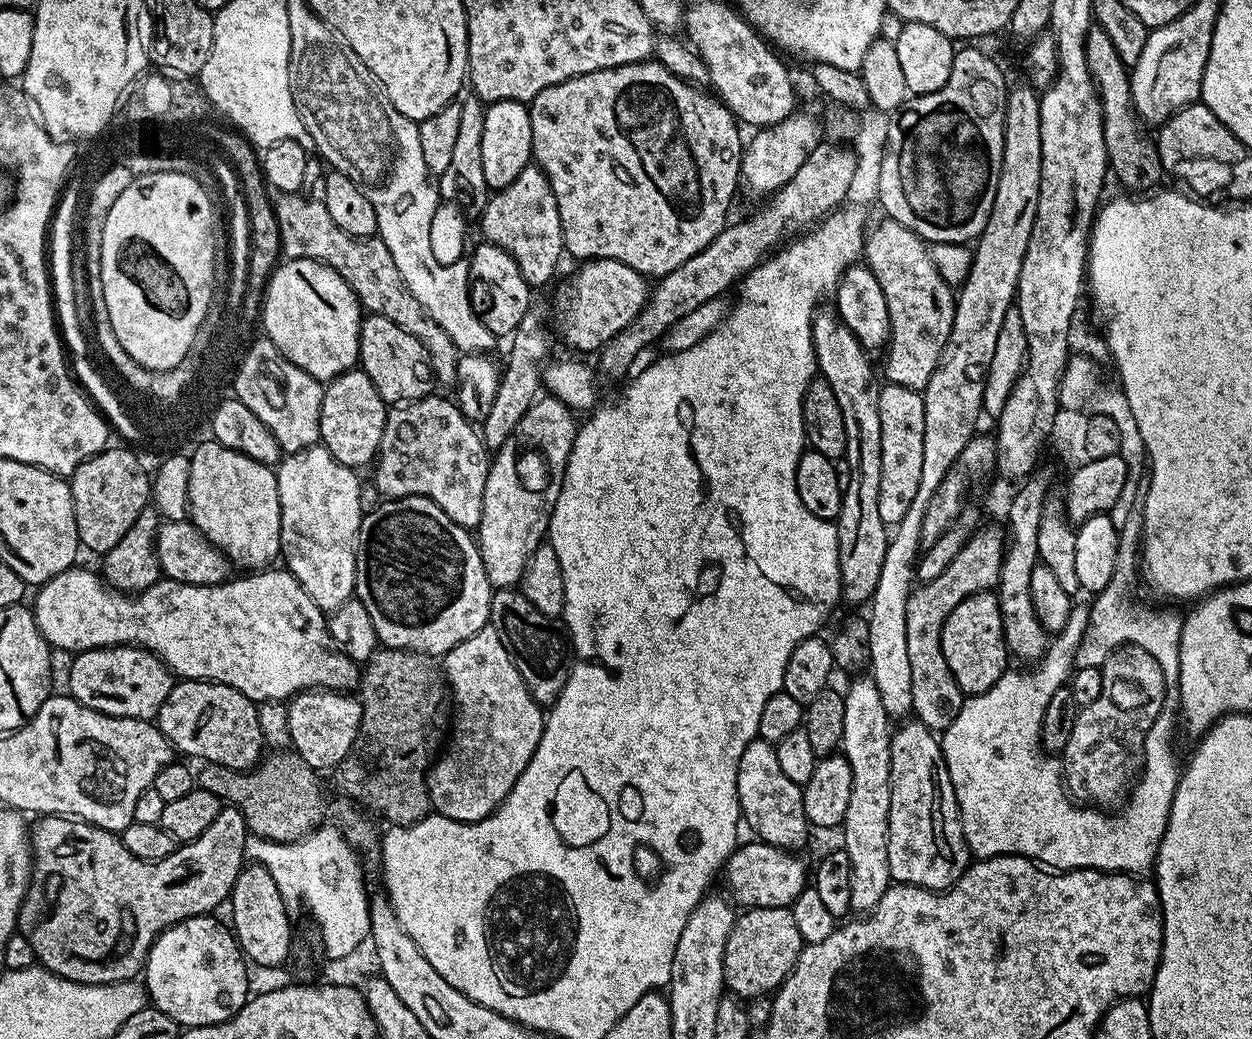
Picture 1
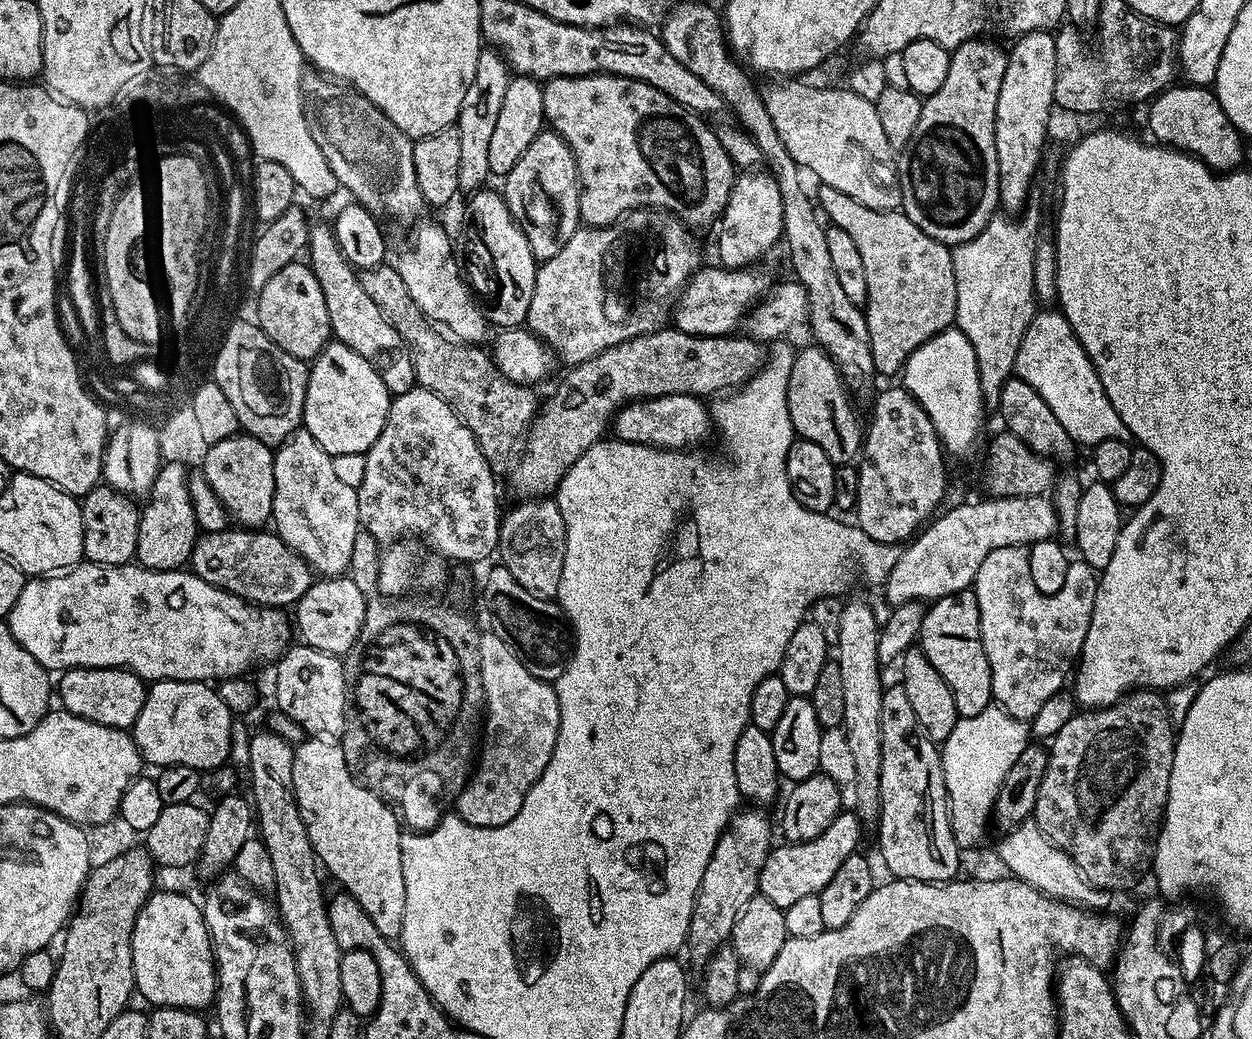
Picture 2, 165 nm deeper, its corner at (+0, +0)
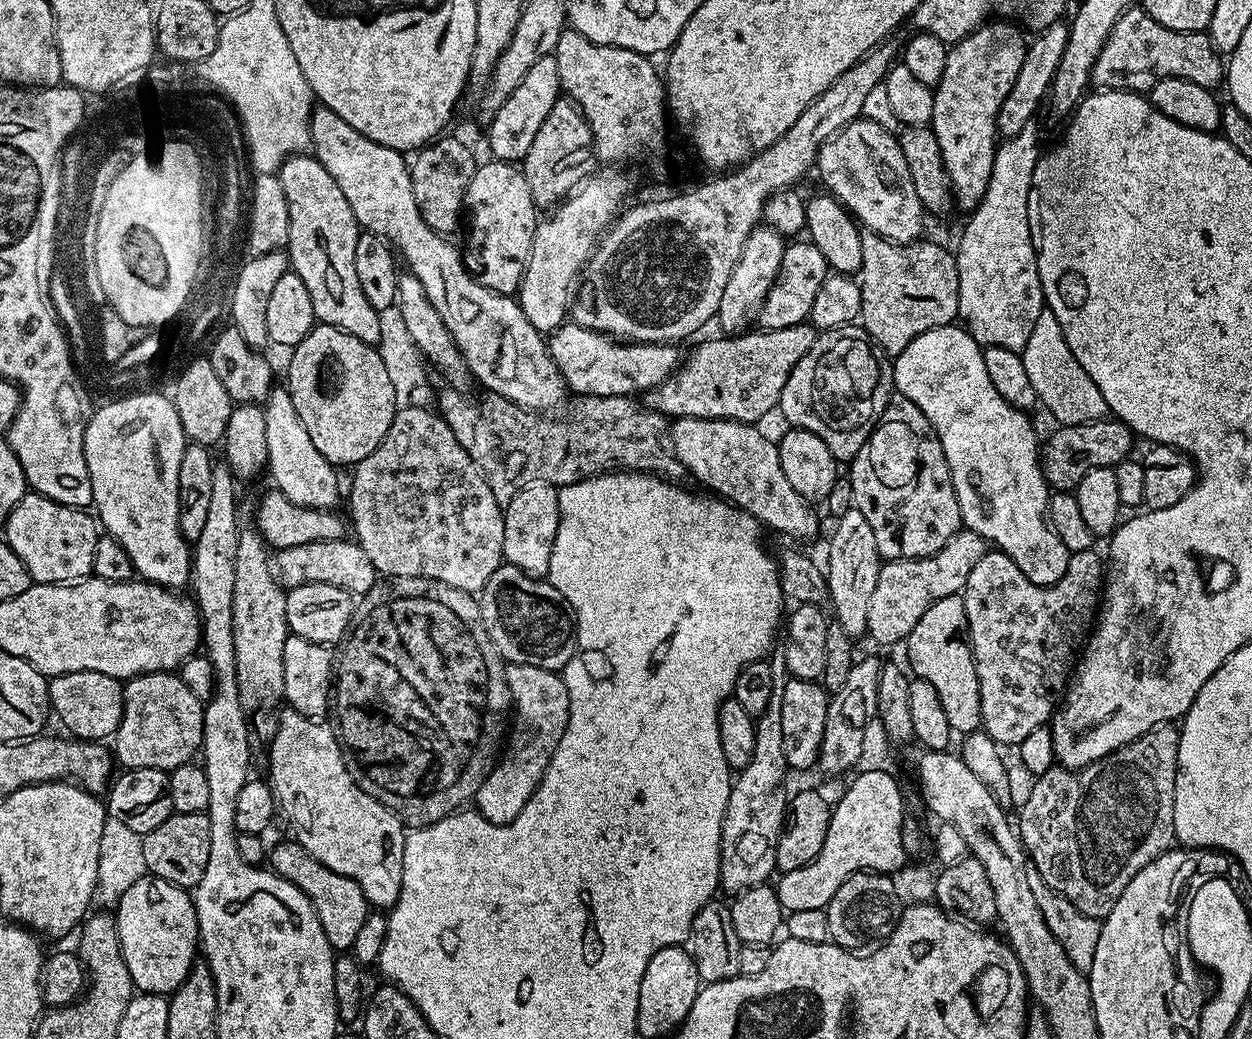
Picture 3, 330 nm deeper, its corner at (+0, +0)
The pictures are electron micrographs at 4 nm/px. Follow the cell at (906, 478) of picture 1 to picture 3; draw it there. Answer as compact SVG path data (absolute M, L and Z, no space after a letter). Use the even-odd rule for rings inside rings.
M896 394L888 401L886 410L881 414L876 427L872 430L872 437L862 446L859 454L850 461L850 468L852 468L851 503L866 517L866 522L870 522L870 530L874 530L874 542L878 542L878 554L881 561L913 560L914 558L926 558L930 554L938 554L938 550L942 550L942 546L946 546L946 542L950 542L952 535L961 531L962 521L958 510L958 498L954 494L954 482L950 478L950 466L946 462L946 454L942 454L942 446L938 442L936 431L932 429L926 418L926 414L922 414L922 410L918 410L918 406L914 406L914 402L910 402L905 396Z

